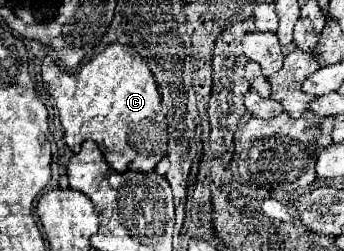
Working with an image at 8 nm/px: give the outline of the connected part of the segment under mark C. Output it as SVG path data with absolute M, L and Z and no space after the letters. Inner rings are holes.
M107 45L101 53L97 53L89 63L85 63L77 73L61 71L55 65L51 55L43 59L41 75L47 91L55 97L55 103L61 113L61 123L65 129L65 141L73 153L79 153L83 141L93 139L101 141L101 149L107 153L113 149L111 155L123 151L125 153L125 171L151 171L155 169L157 161L167 151L167 133L165 133L165 111L161 105L161 95L157 91L157 83L149 73L145 61L127 45Z

